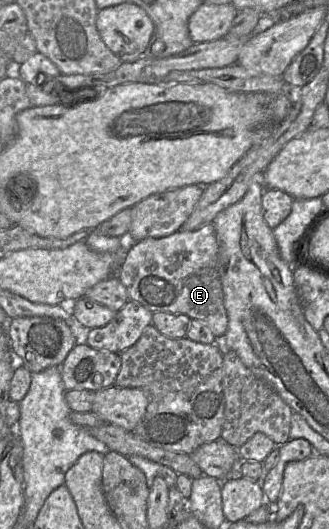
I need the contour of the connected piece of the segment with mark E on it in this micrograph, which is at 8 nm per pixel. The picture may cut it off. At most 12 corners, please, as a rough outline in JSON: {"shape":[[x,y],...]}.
{"shape":[[212,222],[132,243],[117,277],[152,313],[228,316]]}

